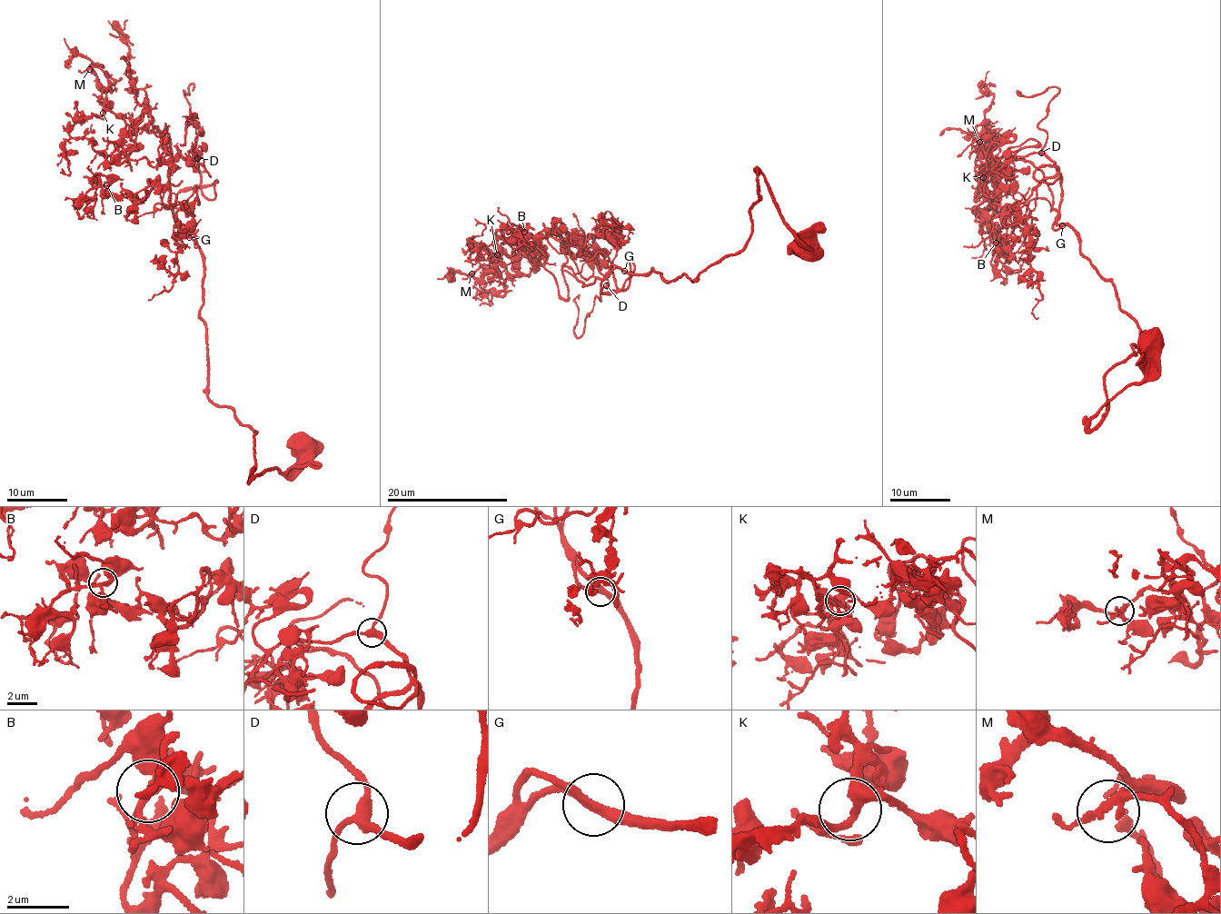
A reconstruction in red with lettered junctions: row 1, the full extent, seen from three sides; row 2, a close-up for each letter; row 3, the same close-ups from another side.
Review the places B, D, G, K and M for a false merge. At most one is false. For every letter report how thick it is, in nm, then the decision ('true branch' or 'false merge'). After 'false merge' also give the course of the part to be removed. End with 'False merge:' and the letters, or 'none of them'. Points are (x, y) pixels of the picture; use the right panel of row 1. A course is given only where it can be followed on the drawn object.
B: 260 nm thick; true branch
D: 300 nm thick; true branch
G: 280 nm thick; true branch
K: 260 nm thick; true branch
M: 240 nm thick; true branch
False merge: none of them

